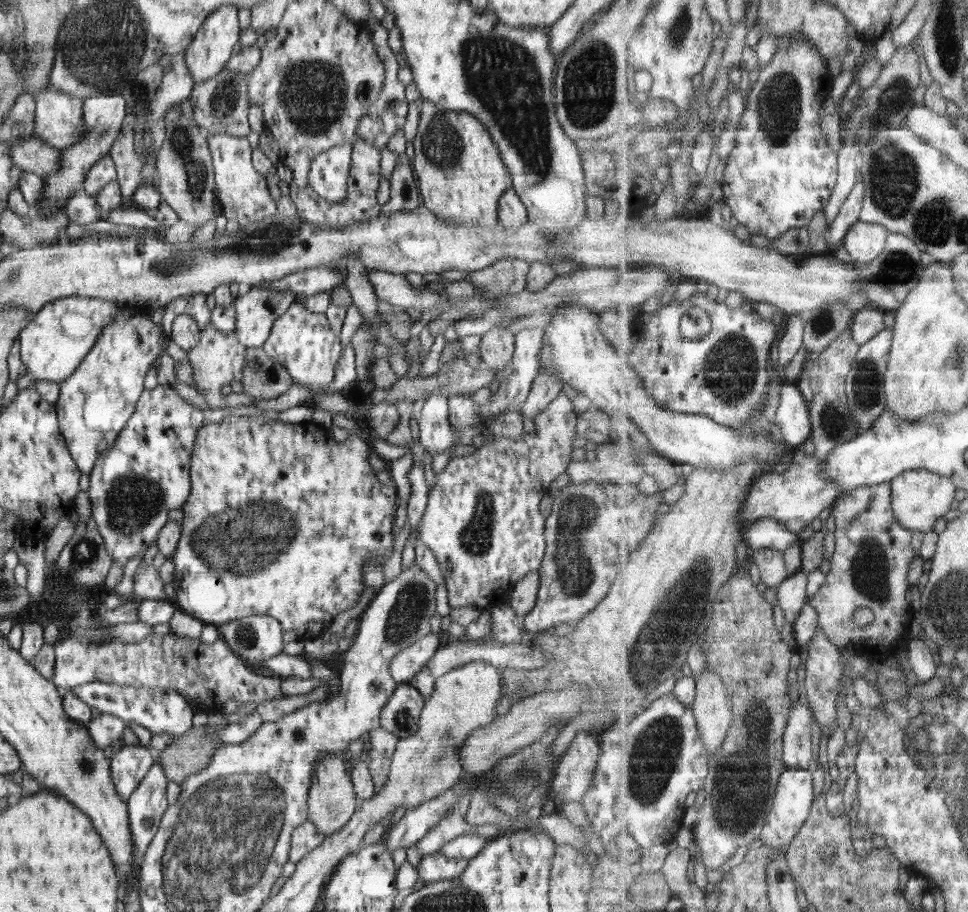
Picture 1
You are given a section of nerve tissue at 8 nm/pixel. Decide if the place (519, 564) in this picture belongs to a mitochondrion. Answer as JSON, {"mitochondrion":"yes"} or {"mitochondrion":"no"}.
{"mitochondrion":"no"}

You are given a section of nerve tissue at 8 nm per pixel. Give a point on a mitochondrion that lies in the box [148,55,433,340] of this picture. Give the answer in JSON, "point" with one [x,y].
{"point":[310,98]}

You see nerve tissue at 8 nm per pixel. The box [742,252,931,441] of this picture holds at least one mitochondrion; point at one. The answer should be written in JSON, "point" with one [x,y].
{"point":[865,383]}

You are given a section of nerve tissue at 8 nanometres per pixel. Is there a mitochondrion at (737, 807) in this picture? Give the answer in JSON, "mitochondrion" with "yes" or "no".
{"mitochondrion":"yes"}

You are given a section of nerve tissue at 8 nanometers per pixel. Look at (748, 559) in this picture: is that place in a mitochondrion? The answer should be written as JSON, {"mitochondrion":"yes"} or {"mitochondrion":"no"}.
{"mitochondrion":"no"}

